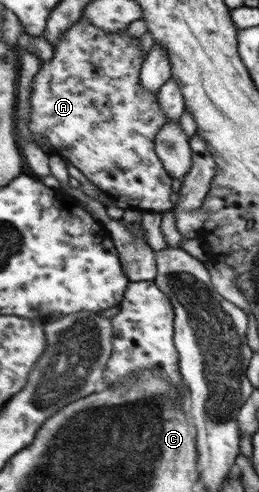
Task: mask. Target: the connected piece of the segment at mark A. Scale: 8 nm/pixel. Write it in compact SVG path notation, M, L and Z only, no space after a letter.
M80 17L54 46L52 59L41 61L32 83L27 125L31 133L48 138L54 153L76 166L112 200L125 199L137 210L162 212L174 208L170 196L178 189L178 183L166 172L155 151L155 136L165 125L166 117L157 94L144 90L141 85L139 76L146 56L141 55L139 42L140 38L127 34L127 28L120 32L104 32Z

